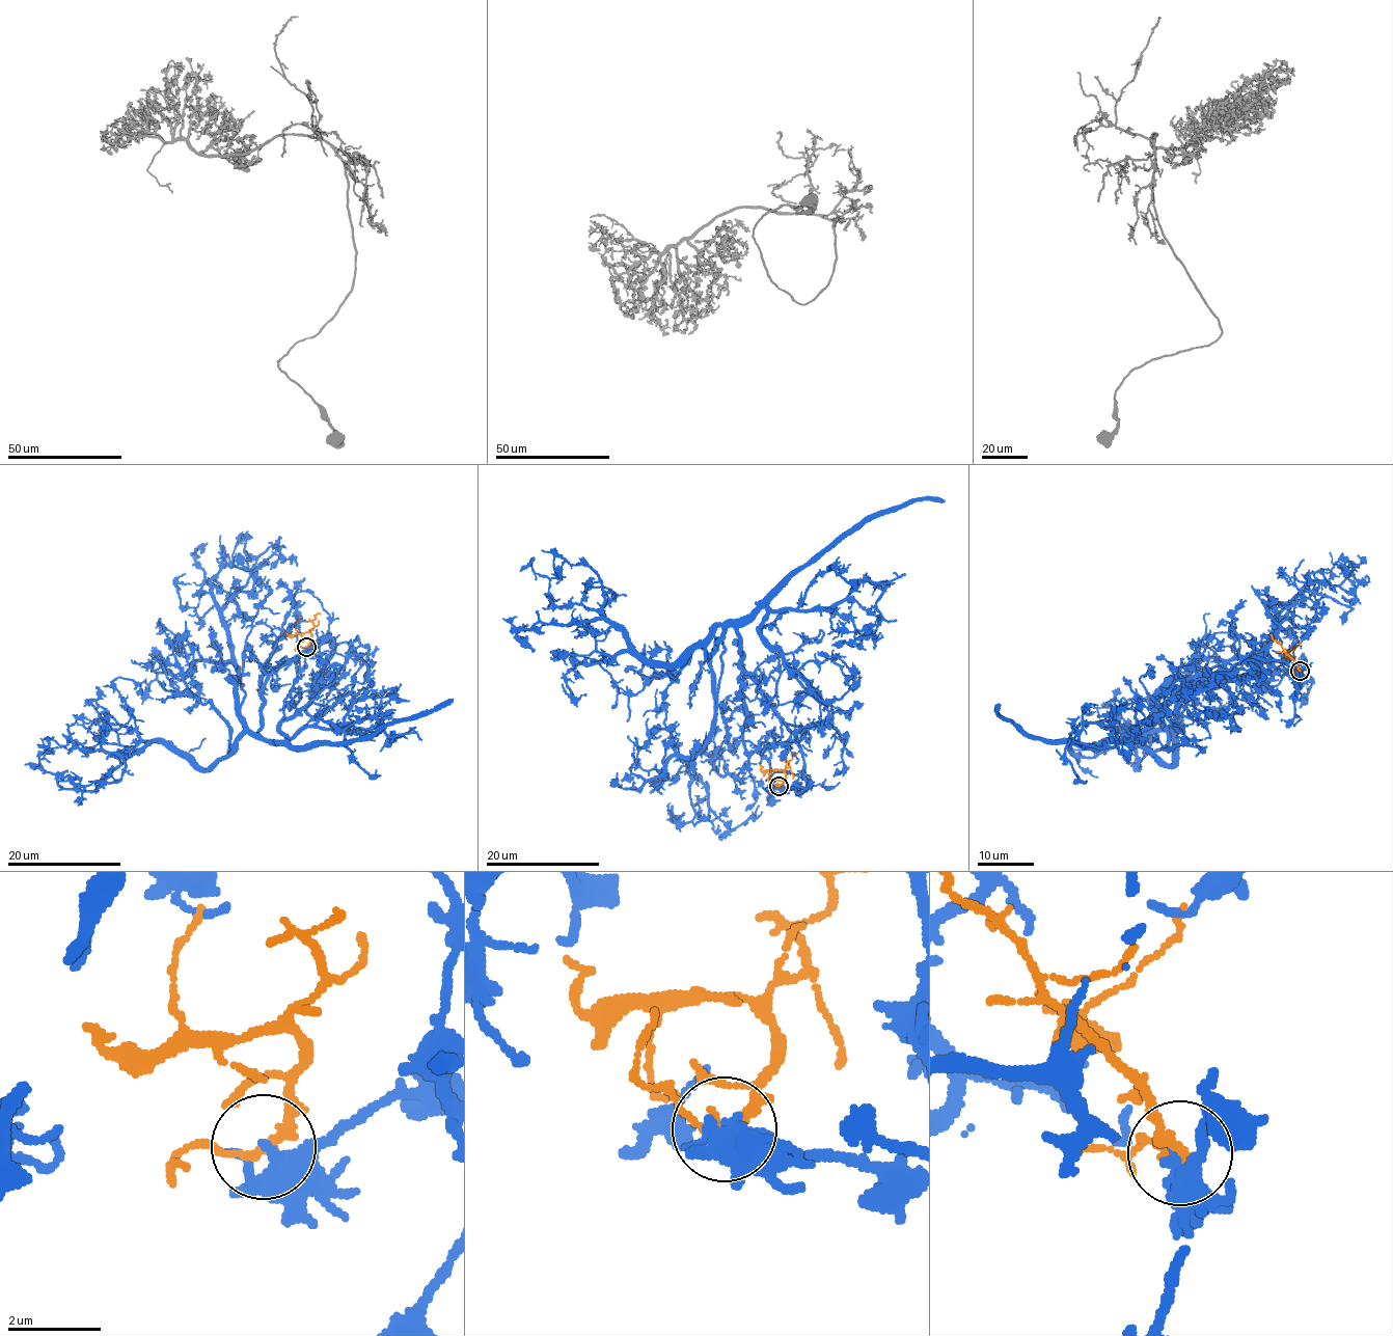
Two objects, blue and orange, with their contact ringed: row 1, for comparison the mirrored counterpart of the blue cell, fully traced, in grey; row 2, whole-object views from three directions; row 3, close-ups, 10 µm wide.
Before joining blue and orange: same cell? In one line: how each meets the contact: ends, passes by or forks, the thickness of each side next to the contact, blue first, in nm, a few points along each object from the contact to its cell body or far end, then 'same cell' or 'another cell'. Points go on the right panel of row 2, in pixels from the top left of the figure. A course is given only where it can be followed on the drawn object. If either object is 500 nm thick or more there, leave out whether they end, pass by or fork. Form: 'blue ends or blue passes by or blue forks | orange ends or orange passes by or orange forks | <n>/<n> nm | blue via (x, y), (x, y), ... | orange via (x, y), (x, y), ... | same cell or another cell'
blue passes by | orange passes by | 340/200 nm | blue via (1300, 670), (1249, 659), (1197, 673), (1135, 729), (1171, 688), (1241, 681), (1313, 581), (1356, 587), (1334, 563) | orange via (1300, 670), (1286, 653), (1301, 639) | another cell

